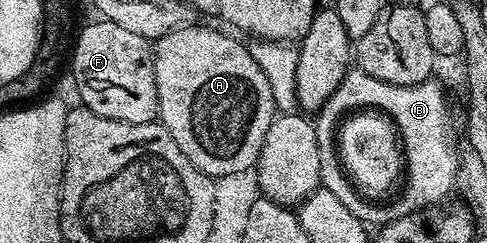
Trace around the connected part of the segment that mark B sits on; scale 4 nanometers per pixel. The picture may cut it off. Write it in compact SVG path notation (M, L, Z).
M358 67L349 68L340 85L343 89L362 91L362 93L356 93L358 95L356 99L360 101L390 103L388 115L394 124L402 127L403 133L407 136L406 155L410 159L410 165L404 197L401 203L395 204L392 209L371 209L366 213L367 224L379 227L398 217L439 206L447 198L444 196L451 189L453 191L457 188L456 173L459 171L462 156L461 150L456 150L456 145L448 134L448 113L444 110L443 87L436 82L436 79L429 79L417 85L386 83L382 79L374 79L374 75L366 75Z

